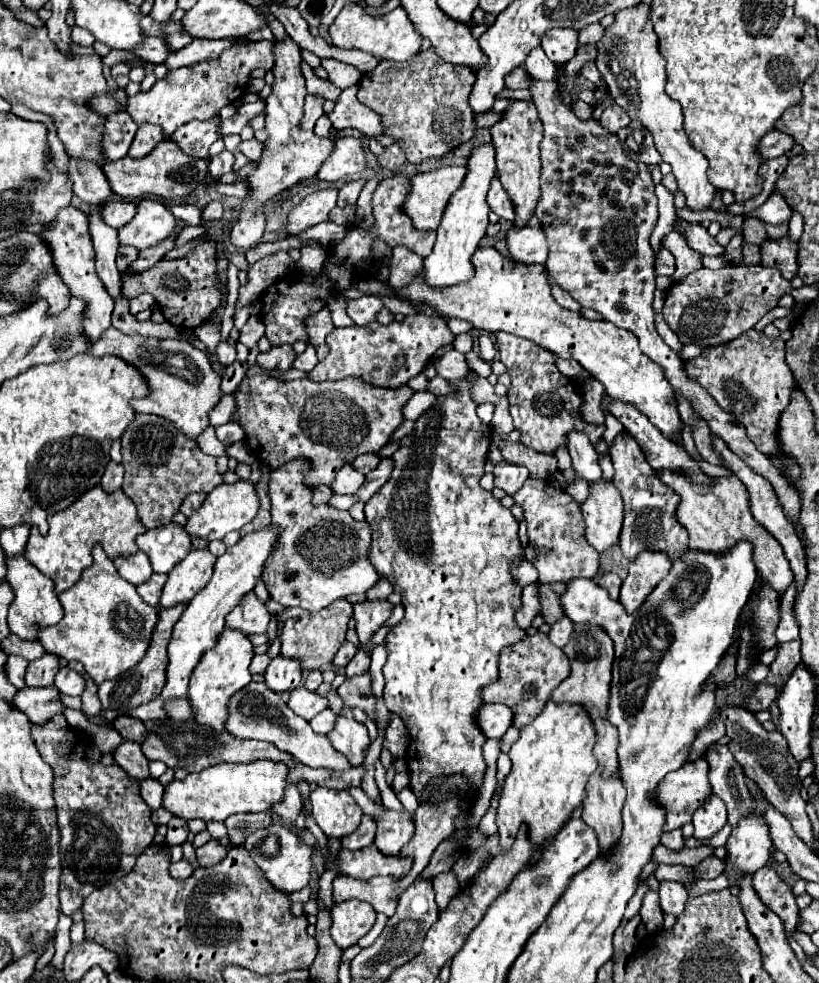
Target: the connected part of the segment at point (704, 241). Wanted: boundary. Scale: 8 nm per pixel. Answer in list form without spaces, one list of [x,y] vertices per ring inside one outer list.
[[[677,221],[675,229],[687,237],[687,243],[691,249],[699,251],[701,255],[723,255],[723,247],[707,233],[705,227],[699,223],[687,223],[687,221]]]

